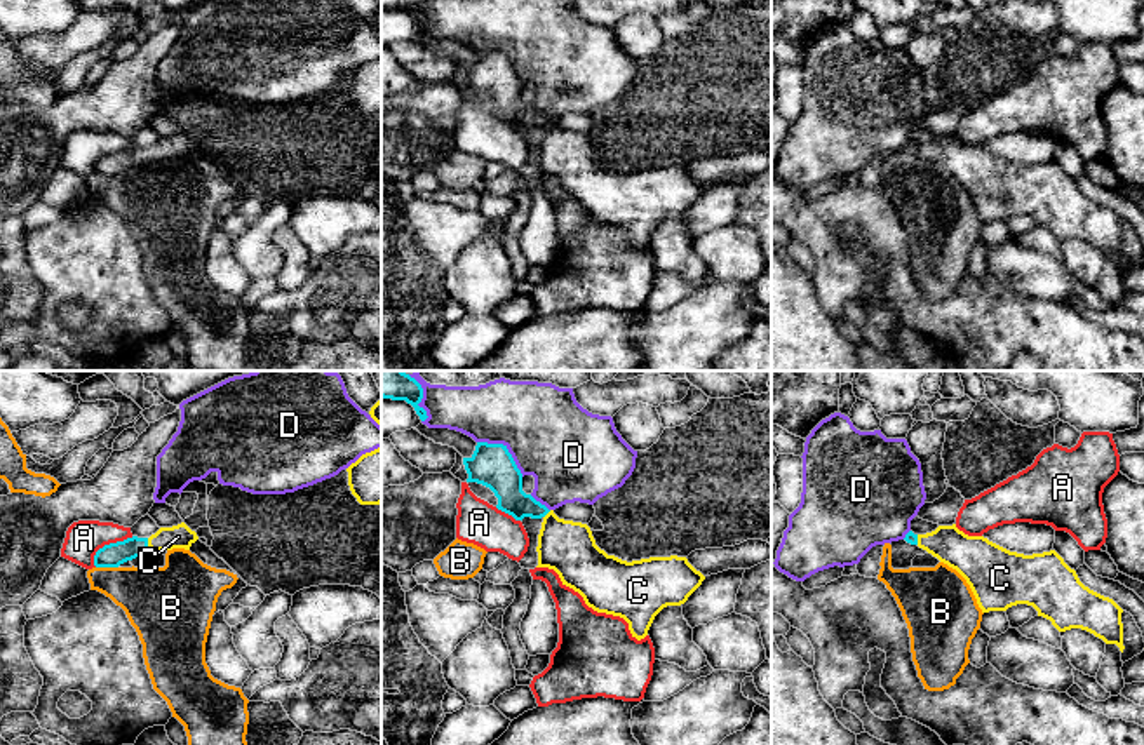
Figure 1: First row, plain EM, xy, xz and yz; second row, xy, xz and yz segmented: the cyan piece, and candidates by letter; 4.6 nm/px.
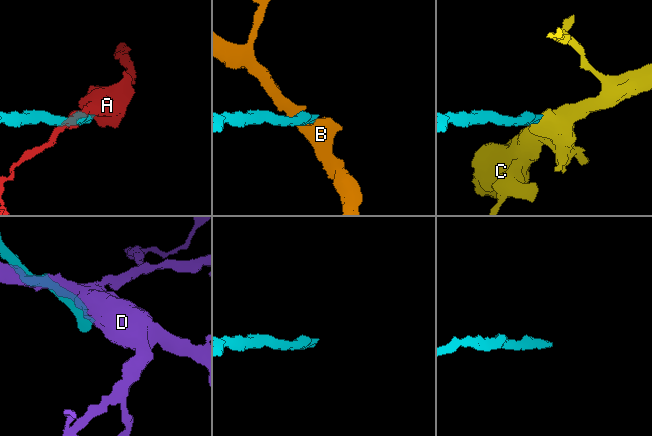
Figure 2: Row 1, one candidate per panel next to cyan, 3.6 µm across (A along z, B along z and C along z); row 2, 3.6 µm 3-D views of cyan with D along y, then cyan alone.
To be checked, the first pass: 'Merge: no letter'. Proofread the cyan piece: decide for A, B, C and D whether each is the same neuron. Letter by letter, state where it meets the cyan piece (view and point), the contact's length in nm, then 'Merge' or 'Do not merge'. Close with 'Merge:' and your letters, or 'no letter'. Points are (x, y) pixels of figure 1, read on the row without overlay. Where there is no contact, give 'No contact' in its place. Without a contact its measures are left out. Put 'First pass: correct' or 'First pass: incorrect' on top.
First pass: incorrect
A: Touches cyan at xy (110, 154). Shared border 240 nm. Do not merge
B: Touches cyan at xy (107, 176). Shared border 100 nm. Do not merge
C: Touches cyan at xy (147, 154). Shared border 60 nm. Merge
D: Touches cyan at xz (505, 58). Shared border 280 nm. Do not merge
Merge: C

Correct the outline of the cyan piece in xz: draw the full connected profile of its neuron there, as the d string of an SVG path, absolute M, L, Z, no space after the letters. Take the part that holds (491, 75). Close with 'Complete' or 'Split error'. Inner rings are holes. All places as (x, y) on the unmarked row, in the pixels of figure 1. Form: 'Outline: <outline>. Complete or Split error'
Outline: M477 52L463 75L467 92L482 94L495 103L498 120L515 131L543 131L536 178L554 179L562 195L578 202L594 221L623 228L637 251L648 245L663 218L684 214L705 190L686 167L627 172L608 165L596 155L587 134L559 129L522 101L522 84L503 54Z. Split error

